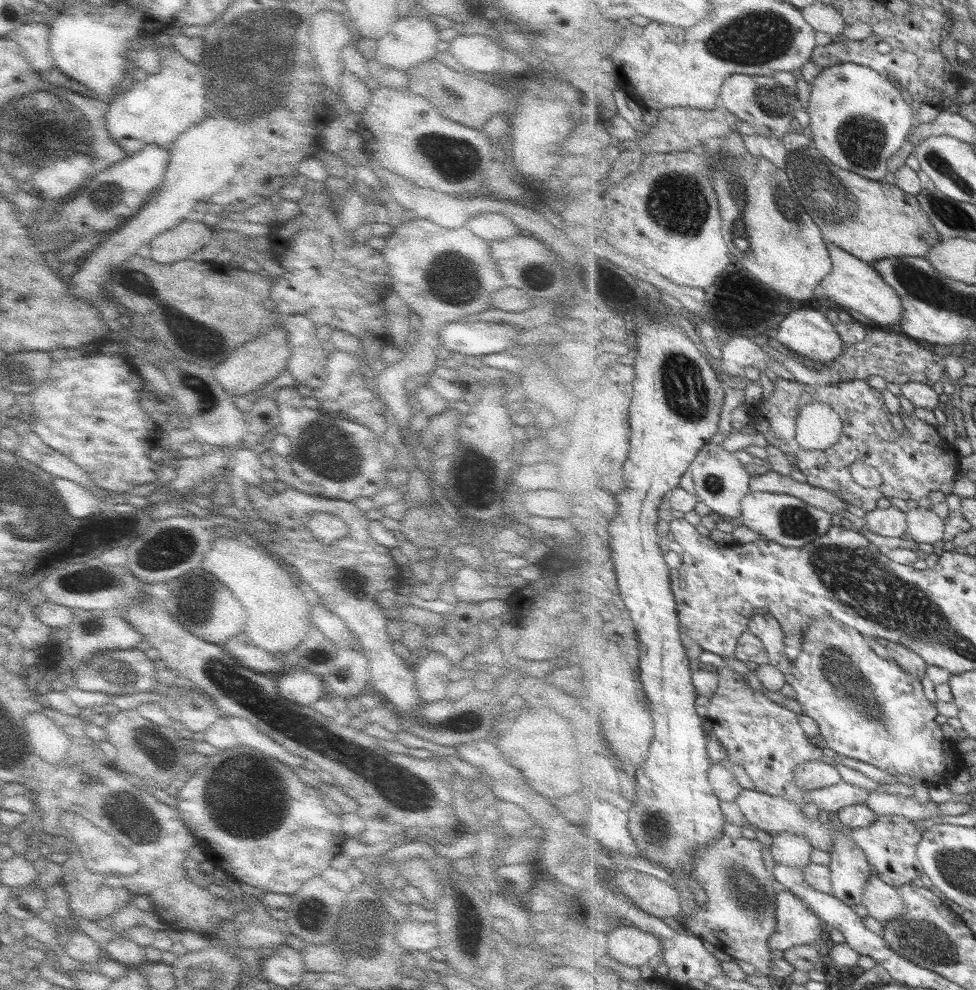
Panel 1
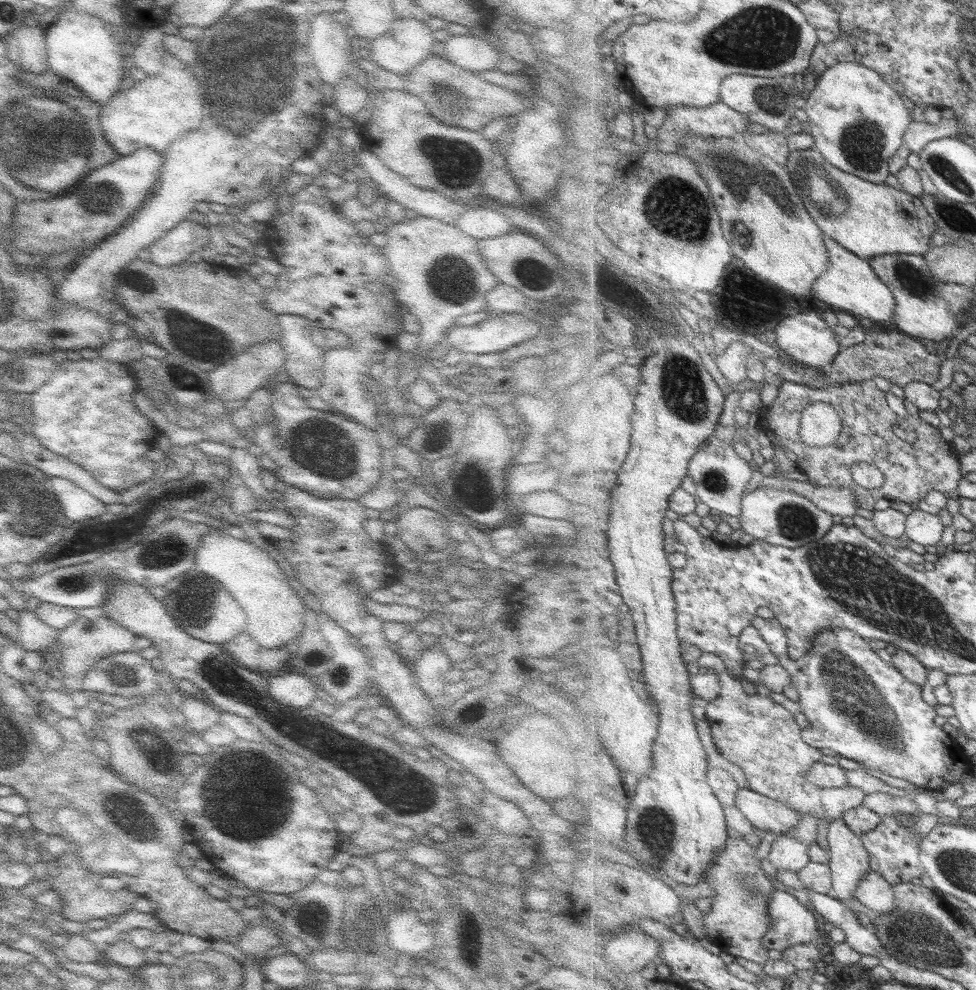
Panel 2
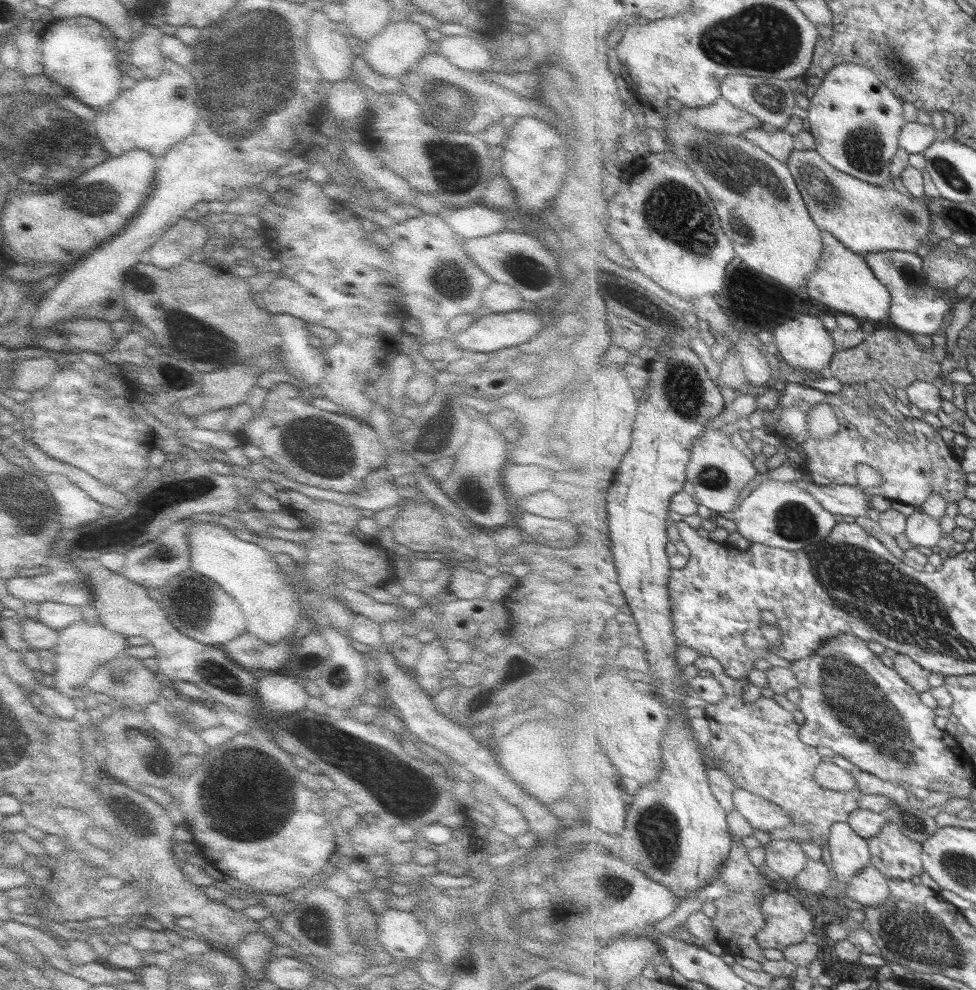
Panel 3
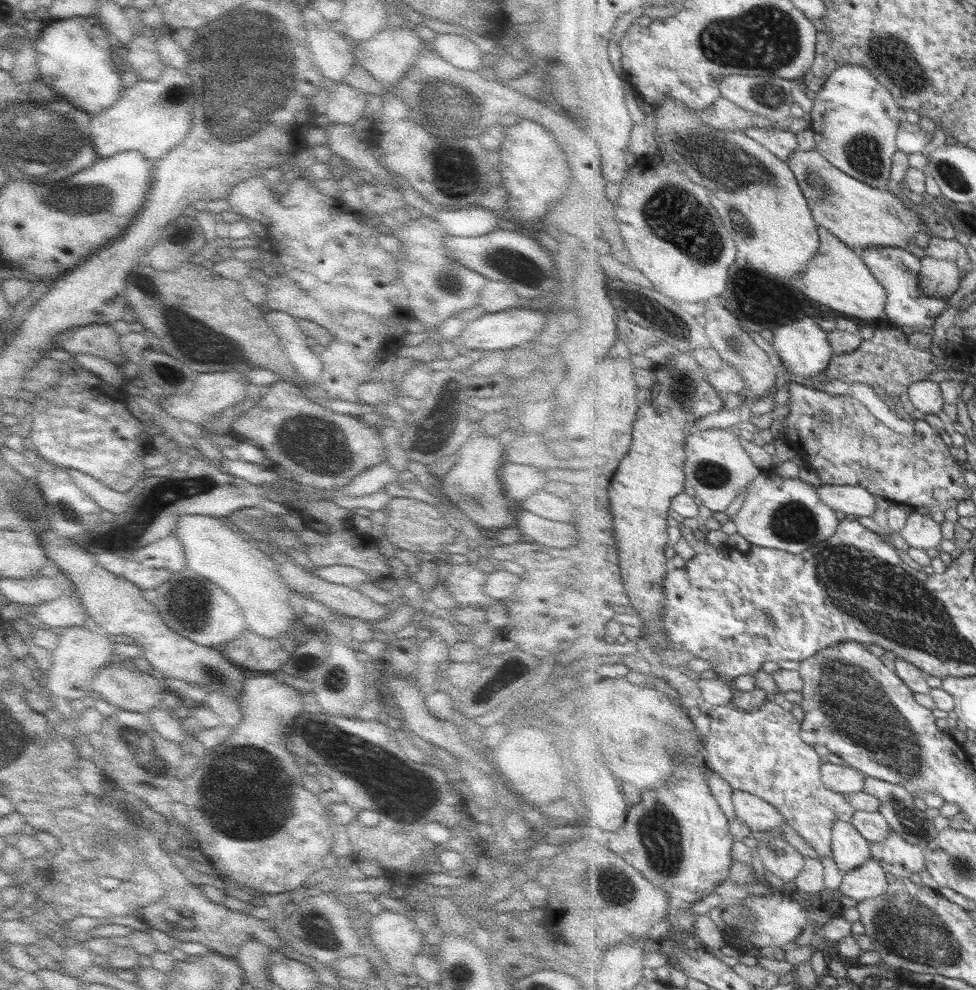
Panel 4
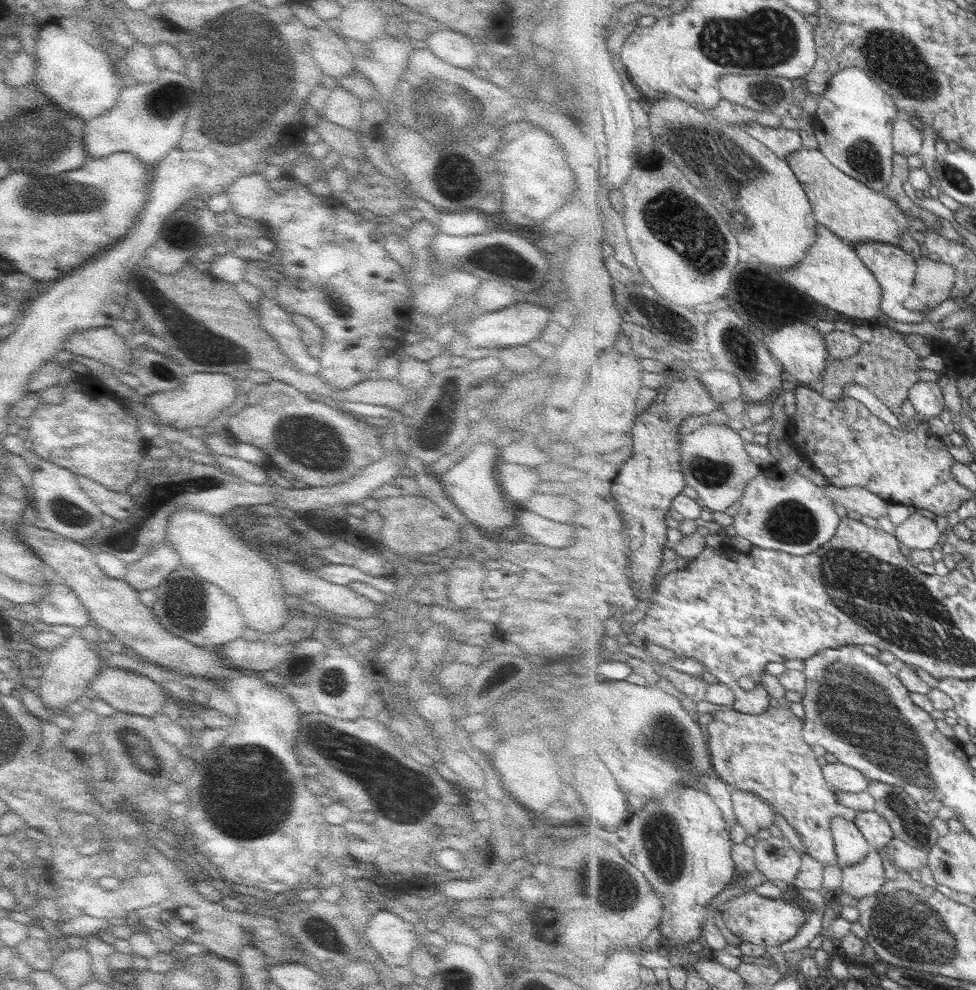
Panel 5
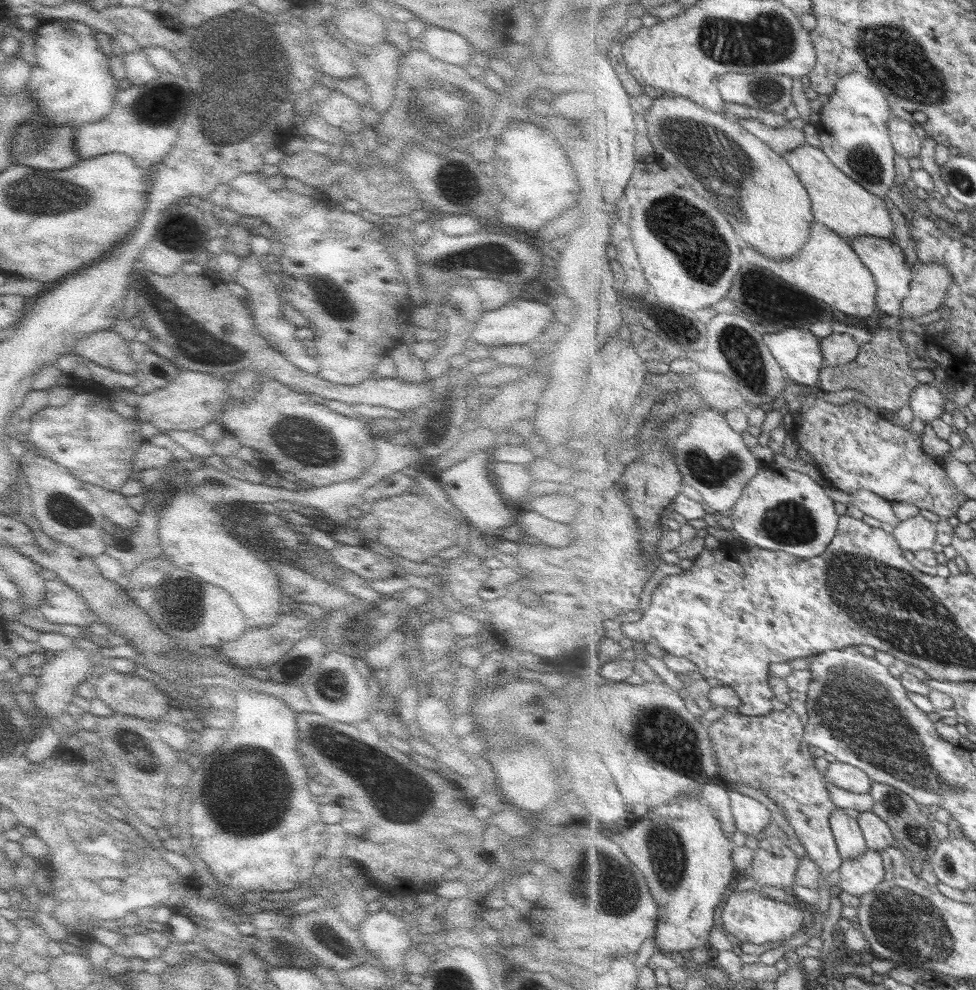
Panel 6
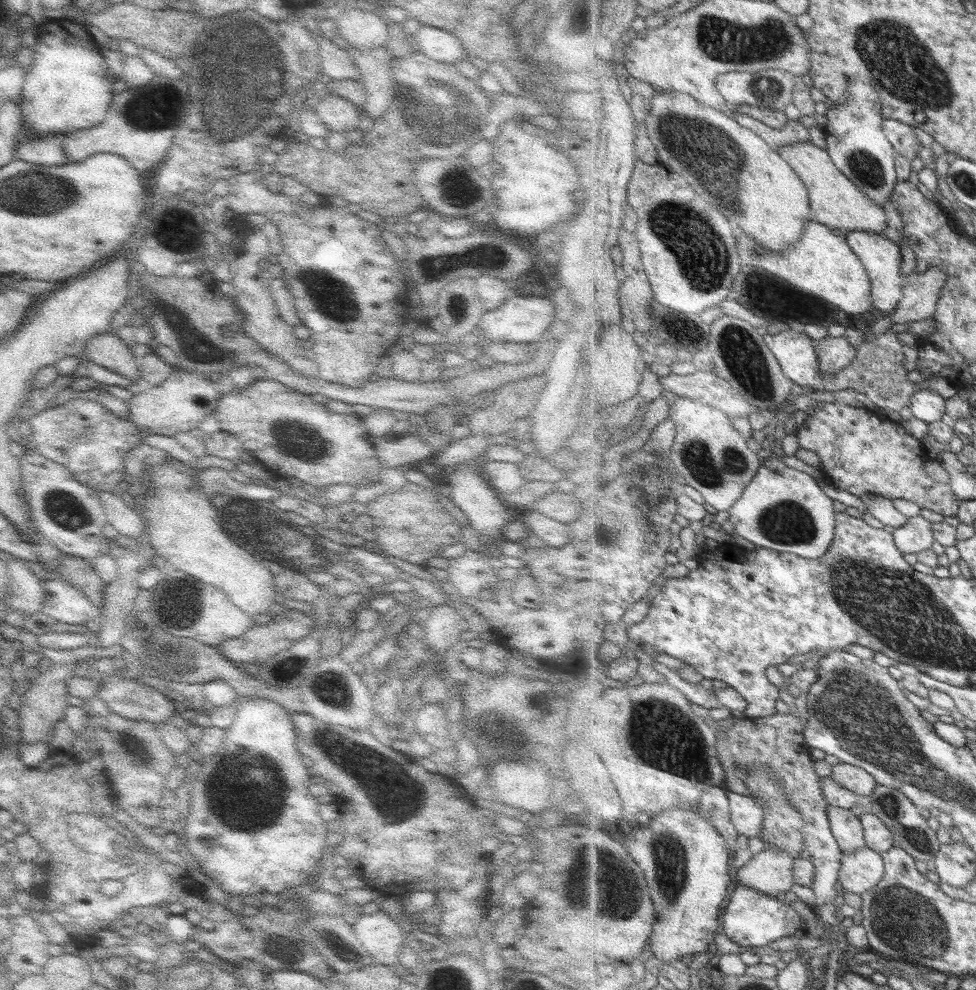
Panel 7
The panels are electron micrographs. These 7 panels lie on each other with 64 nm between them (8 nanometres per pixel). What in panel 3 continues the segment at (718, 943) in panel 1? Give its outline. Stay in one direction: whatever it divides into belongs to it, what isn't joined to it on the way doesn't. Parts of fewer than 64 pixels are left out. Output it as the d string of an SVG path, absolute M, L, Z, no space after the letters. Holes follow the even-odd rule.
M733 843L719 878L724 881L732 895L727 895L726 899L719 898L713 901L716 906L716 914L711 924L717 934L716 942L724 952L741 955L761 963L766 959L763 956L763 947L757 942L756 934L764 928L767 919L765 919L764 912L761 911L760 902L764 894L772 889L772 883L749 860L747 851L748 849L741 843Z

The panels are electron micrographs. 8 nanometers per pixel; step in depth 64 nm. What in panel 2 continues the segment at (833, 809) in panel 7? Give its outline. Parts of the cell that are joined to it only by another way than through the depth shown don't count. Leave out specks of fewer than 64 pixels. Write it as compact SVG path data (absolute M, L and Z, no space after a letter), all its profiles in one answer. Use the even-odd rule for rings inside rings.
M842 819L828 826L829 863L832 870L832 895L845 904L856 898L857 885L872 869L863 839Z

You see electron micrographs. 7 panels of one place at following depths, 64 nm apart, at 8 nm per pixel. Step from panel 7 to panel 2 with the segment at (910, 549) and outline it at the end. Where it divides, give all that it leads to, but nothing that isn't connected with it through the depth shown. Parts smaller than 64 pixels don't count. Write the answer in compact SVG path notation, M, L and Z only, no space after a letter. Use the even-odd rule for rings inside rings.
M921 509L913 510L906 518L906 535L923 546L935 546L941 542L945 528L942 518Z

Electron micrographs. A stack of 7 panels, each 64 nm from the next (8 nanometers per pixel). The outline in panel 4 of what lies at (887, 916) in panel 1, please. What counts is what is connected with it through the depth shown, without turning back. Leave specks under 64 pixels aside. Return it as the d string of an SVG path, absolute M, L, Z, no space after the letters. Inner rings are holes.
M873 856L864 865L845 873L840 886L840 892L857 903L877 899L885 895L887 889L887 872Z

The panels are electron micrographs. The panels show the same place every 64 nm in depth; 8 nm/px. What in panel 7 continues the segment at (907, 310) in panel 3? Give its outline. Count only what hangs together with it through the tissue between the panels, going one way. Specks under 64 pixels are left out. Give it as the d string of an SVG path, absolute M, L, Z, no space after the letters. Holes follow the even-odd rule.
M851 231L846 234L849 246L856 251L857 256L864 263L868 271L869 279L872 280L872 306L890 313L898 308L901 298L904 297L905 282L908 276L901 274L901 250L899 245L883 234L869 231Z

